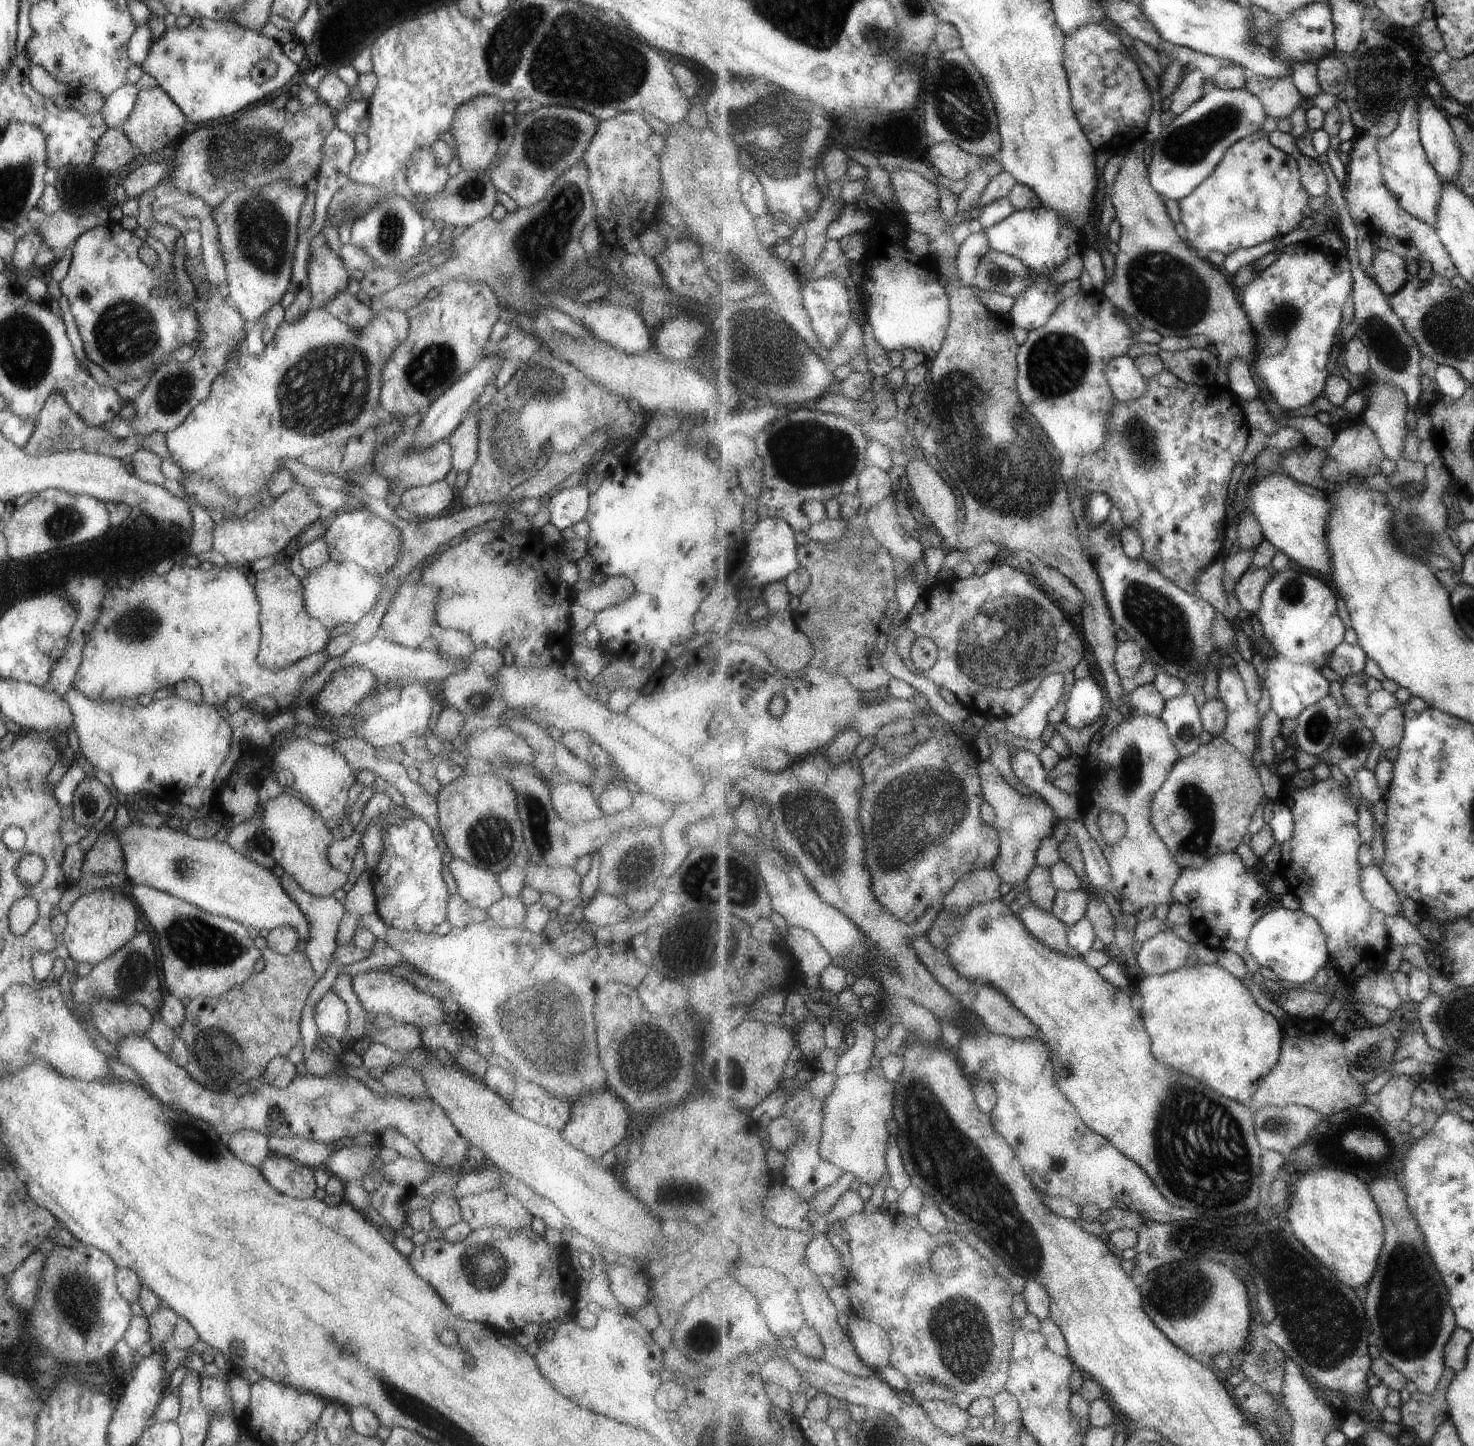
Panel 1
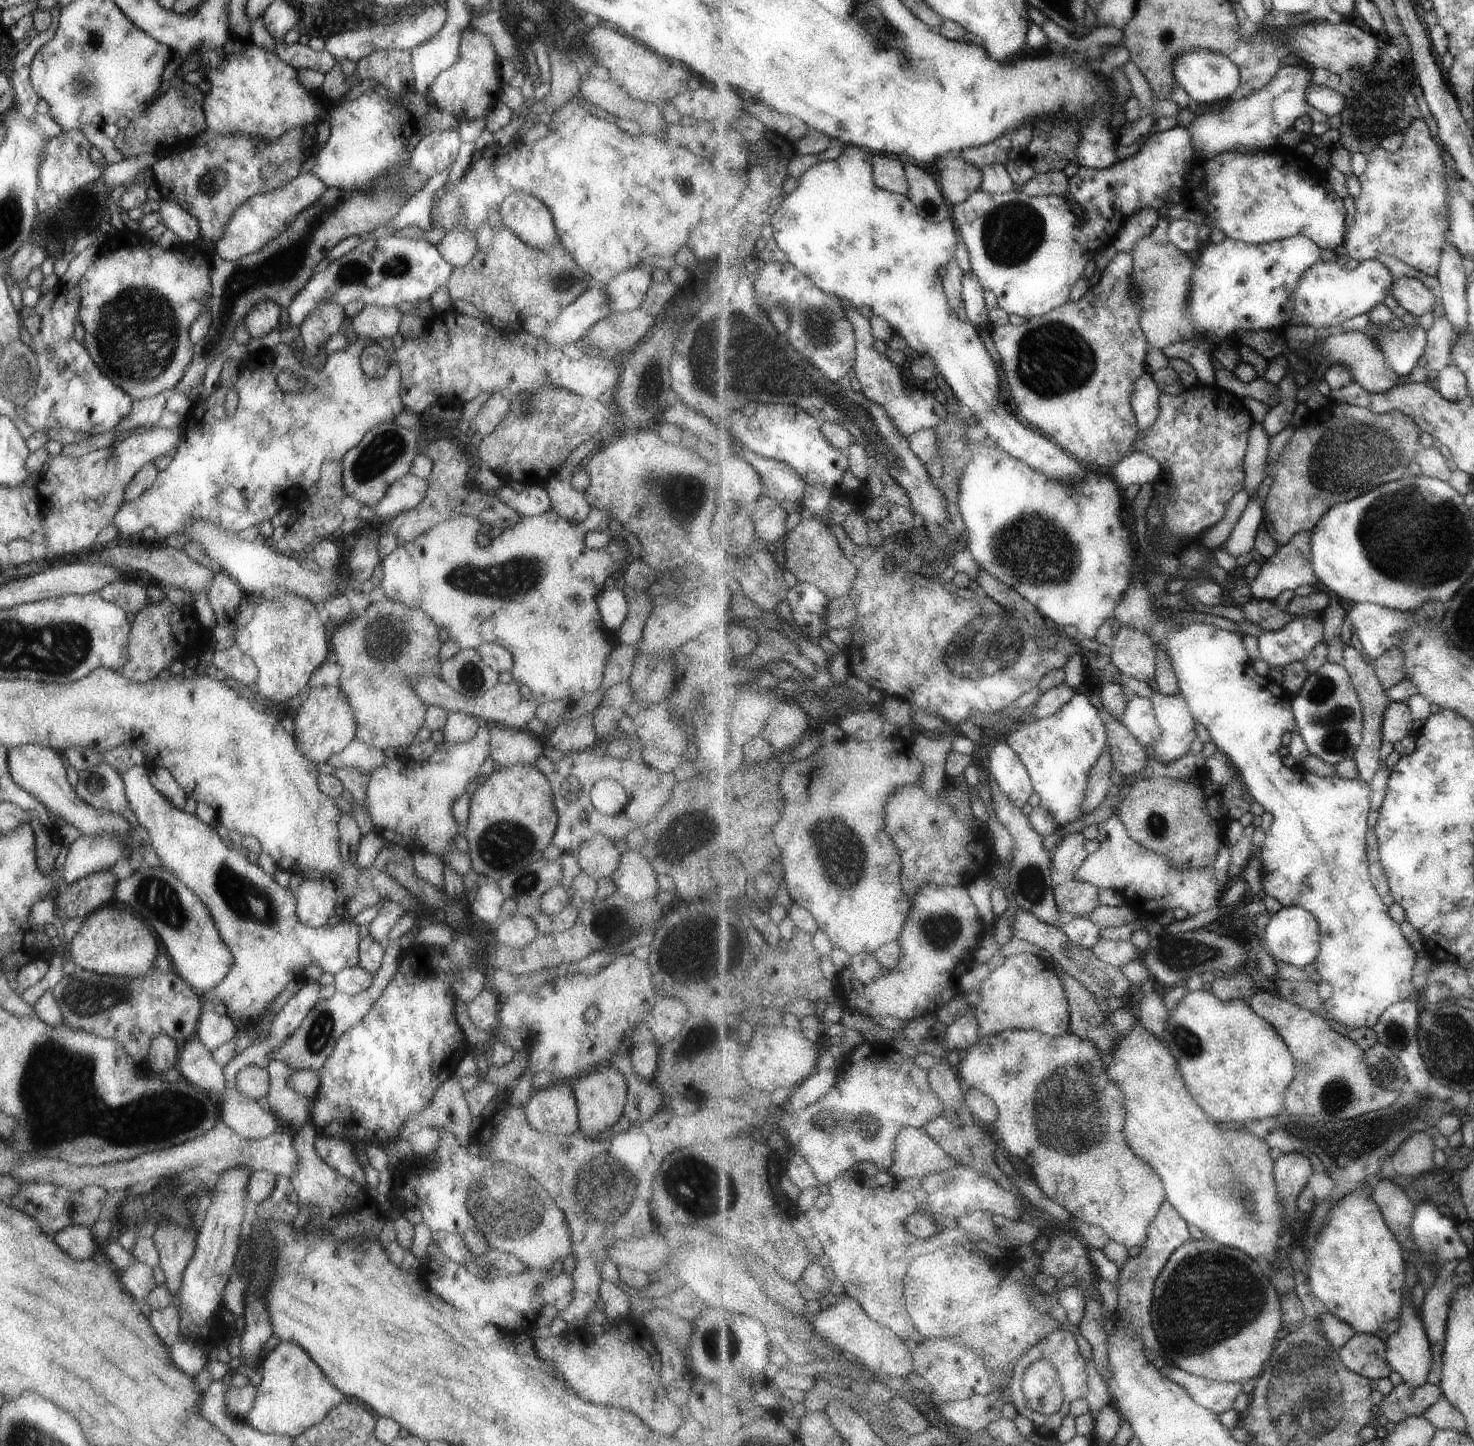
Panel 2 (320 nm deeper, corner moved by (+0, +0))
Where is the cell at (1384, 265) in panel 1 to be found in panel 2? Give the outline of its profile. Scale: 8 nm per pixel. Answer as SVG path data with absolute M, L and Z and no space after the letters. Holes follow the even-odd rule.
M1413 277L1396 280L1392 294L1398 304L1415 317L1432 312L1437 302L1434 289L1427 288L1421 280Z

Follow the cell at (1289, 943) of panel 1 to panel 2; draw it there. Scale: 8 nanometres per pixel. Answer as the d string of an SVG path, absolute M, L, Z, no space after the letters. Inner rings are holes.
M1293 906L1283 907L1271 913L1269 923L1266 925L1266 951L1275 960L1284 962L1301 969L1307 964L1314 964L1319 957L1322 943L1322 930L1313 913L1305 908Z

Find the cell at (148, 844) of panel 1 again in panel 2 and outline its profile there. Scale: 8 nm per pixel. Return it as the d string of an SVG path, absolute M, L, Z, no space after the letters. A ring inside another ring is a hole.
M32 743L9 748L7 749L7 770L19 788L23 788L44 808L50 810L54 817L62 818L65 824L74 827L79 832L79 836L101 836L101 834L115 836L115 840L119 840L119 844L123 844L123 848L127 848L130 855L137 850L142 850L141 846L147 841L145 832L141 828L131 829L129 822L119 813L98 810L87 802L83 802L66 780L66 766L60 753L51 748Z

